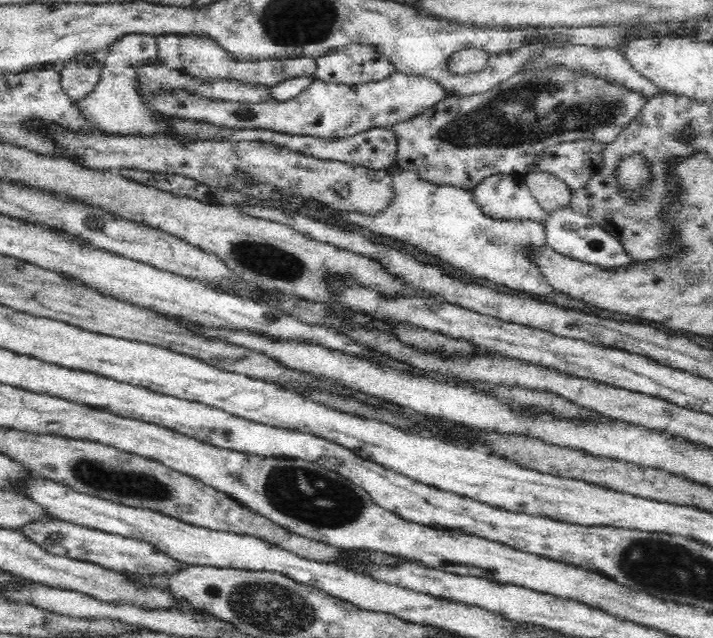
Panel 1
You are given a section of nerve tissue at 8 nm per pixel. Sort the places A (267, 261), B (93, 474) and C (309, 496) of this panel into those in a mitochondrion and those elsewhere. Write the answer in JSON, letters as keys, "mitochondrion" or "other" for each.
{"A":"mitochondrion","B":"mitochondrion","C":"mitochondrion"}

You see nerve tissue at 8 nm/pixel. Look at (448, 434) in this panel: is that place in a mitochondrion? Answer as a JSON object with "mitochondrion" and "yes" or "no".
{"mitochondrion":"no"}

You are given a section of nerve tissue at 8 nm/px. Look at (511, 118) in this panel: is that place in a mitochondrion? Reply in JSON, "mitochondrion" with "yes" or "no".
{"mitochondrion":"yes"}

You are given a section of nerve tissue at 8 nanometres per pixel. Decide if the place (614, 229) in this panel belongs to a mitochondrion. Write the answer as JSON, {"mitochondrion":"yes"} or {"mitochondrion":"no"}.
{"mitochondrion":"no"}

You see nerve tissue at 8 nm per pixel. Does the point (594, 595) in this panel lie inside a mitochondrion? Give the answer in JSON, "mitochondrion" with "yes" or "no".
{"mitochondrion":"no"}

